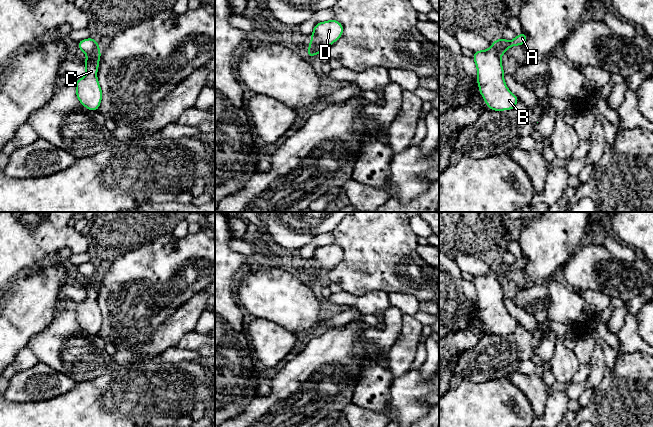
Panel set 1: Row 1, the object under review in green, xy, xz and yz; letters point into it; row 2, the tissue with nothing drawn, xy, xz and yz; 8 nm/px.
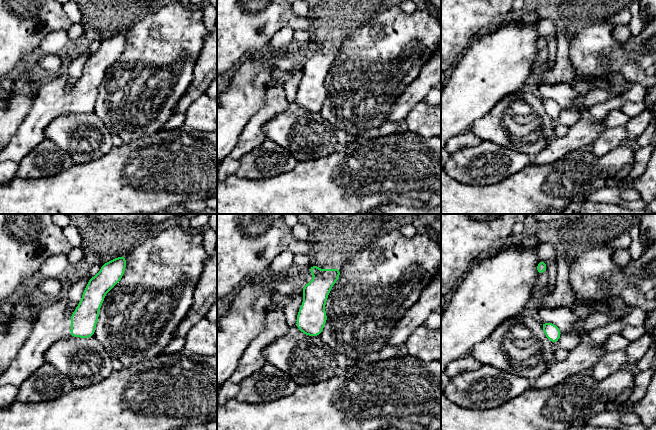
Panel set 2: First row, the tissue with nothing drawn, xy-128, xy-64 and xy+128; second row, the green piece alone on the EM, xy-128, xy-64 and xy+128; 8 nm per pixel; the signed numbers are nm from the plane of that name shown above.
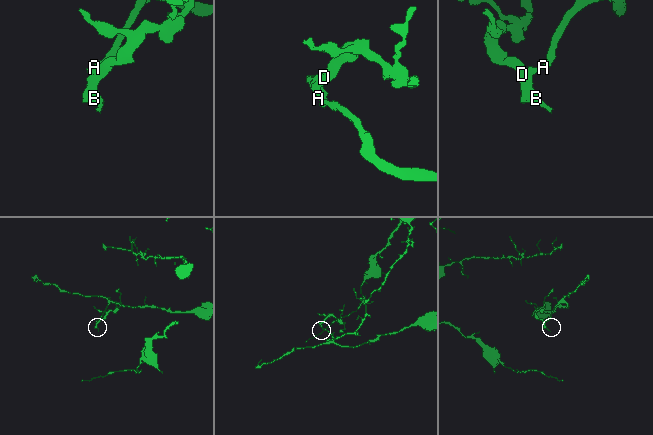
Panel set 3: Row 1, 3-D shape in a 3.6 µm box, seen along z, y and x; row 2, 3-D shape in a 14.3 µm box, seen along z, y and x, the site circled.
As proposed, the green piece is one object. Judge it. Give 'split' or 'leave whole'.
split

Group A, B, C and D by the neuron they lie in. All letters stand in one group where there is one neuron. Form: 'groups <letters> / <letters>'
groups A / B C D

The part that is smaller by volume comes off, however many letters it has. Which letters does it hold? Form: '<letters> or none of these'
B, C, D

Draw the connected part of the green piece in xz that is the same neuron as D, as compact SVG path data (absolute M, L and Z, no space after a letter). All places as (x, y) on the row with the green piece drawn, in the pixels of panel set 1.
M334 19L319 22L311 33L310 45L314 45L320 52L339 40L343 35L343 25Z

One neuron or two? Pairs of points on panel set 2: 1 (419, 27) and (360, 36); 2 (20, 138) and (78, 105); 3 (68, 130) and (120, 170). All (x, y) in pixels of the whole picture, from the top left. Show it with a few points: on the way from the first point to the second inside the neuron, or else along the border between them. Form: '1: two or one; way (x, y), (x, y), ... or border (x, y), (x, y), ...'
1: one; way (404, 40), (375, 40)
2: one; way (34, 124), (53, 105), (64, 105)
3: two; border (113, 147), (100, 157), (79, 164)

